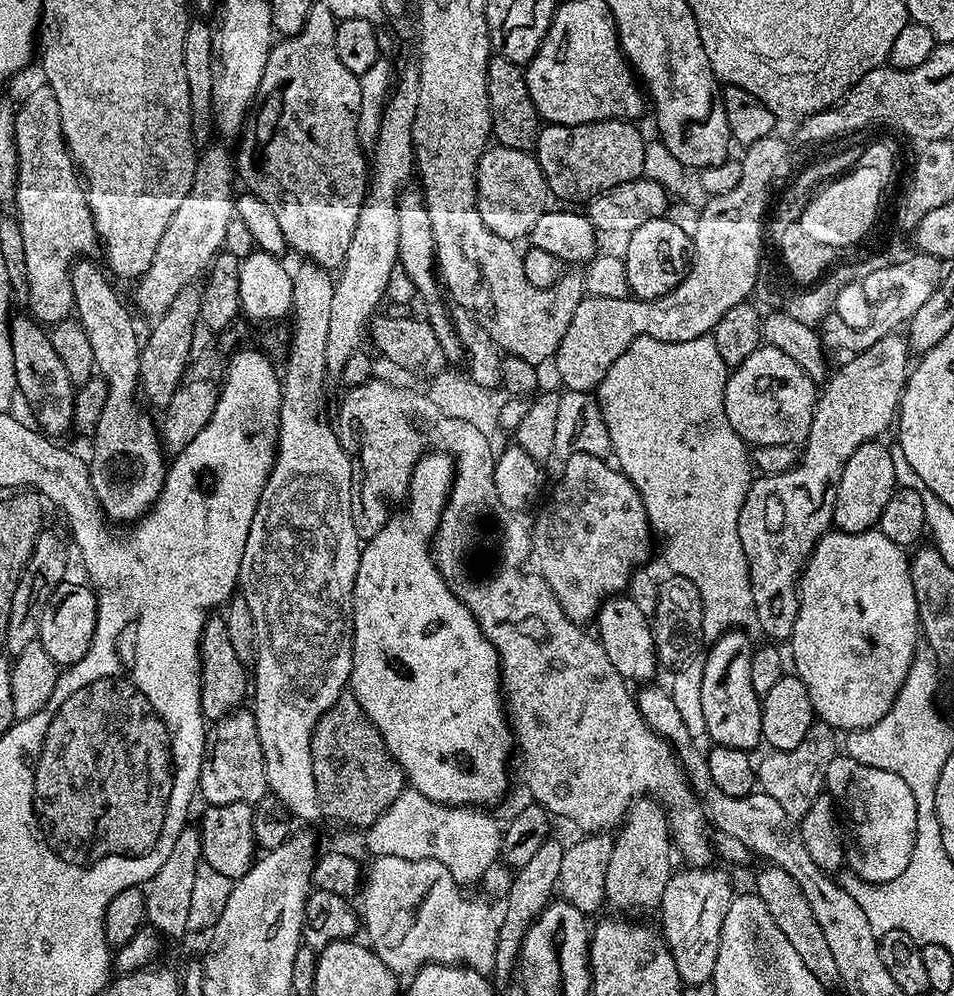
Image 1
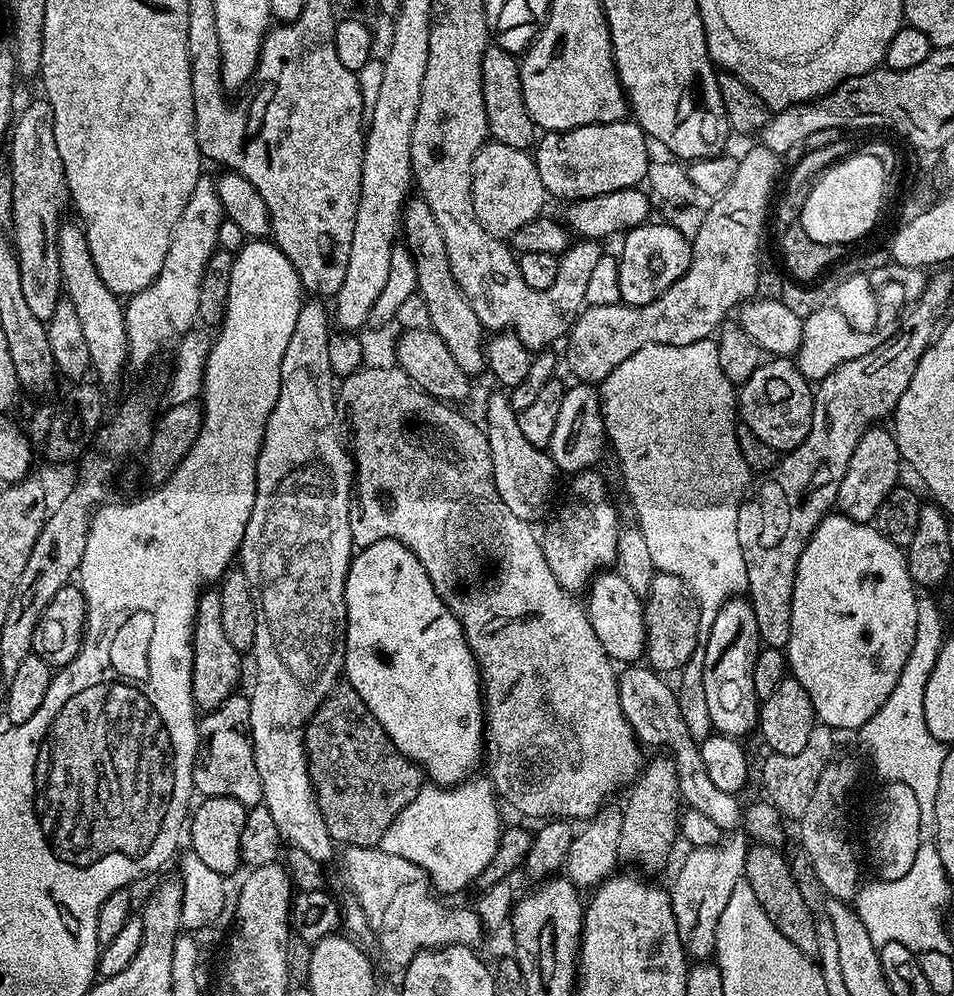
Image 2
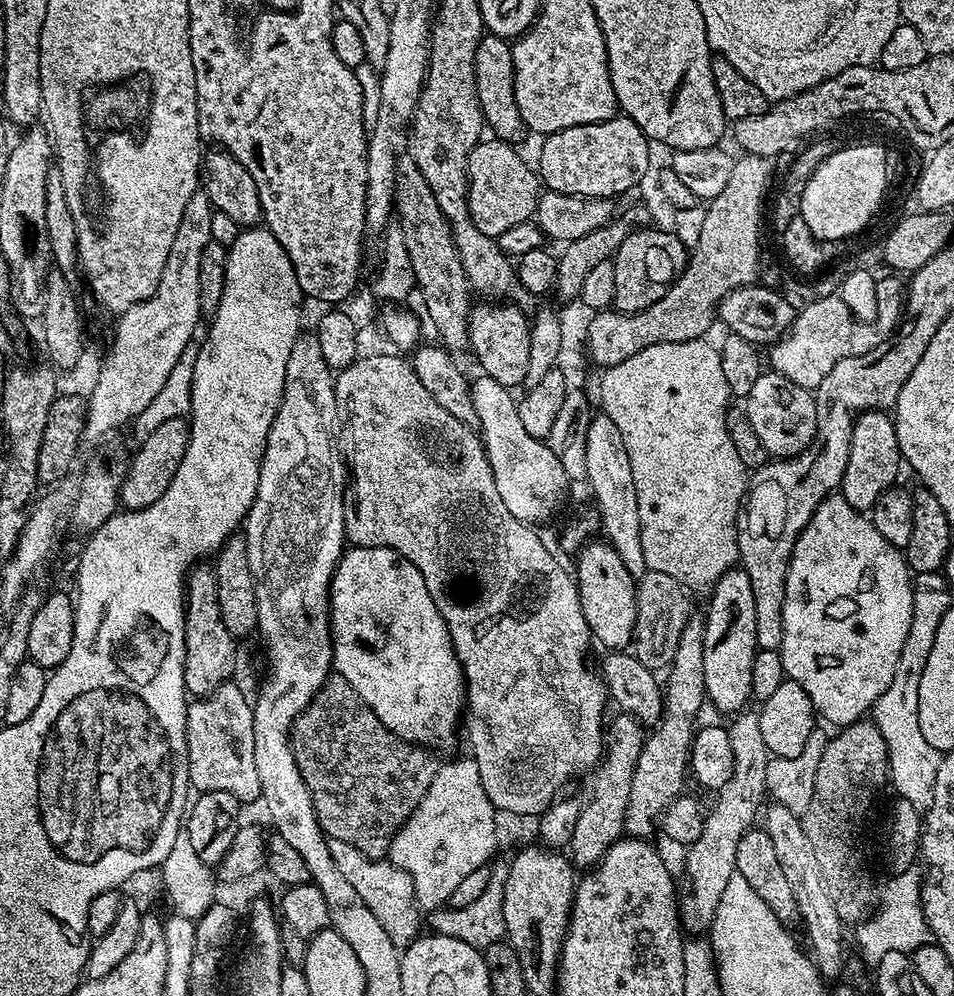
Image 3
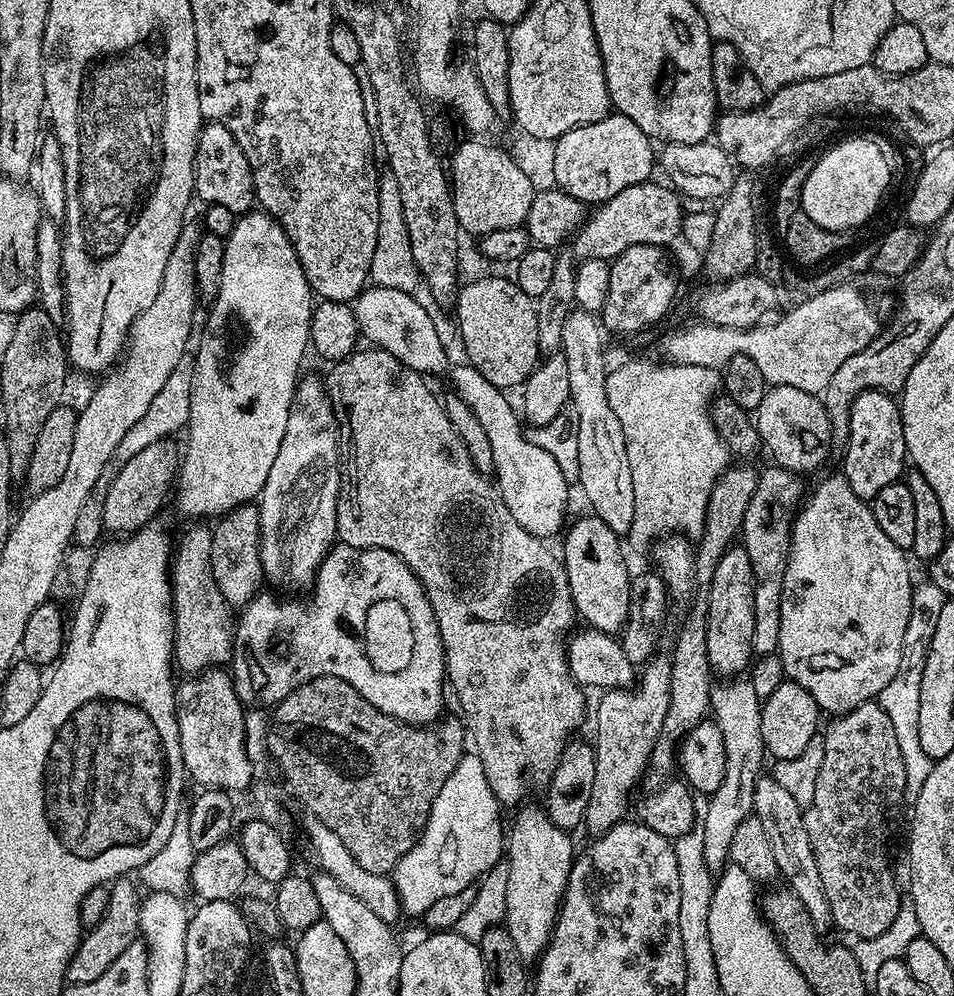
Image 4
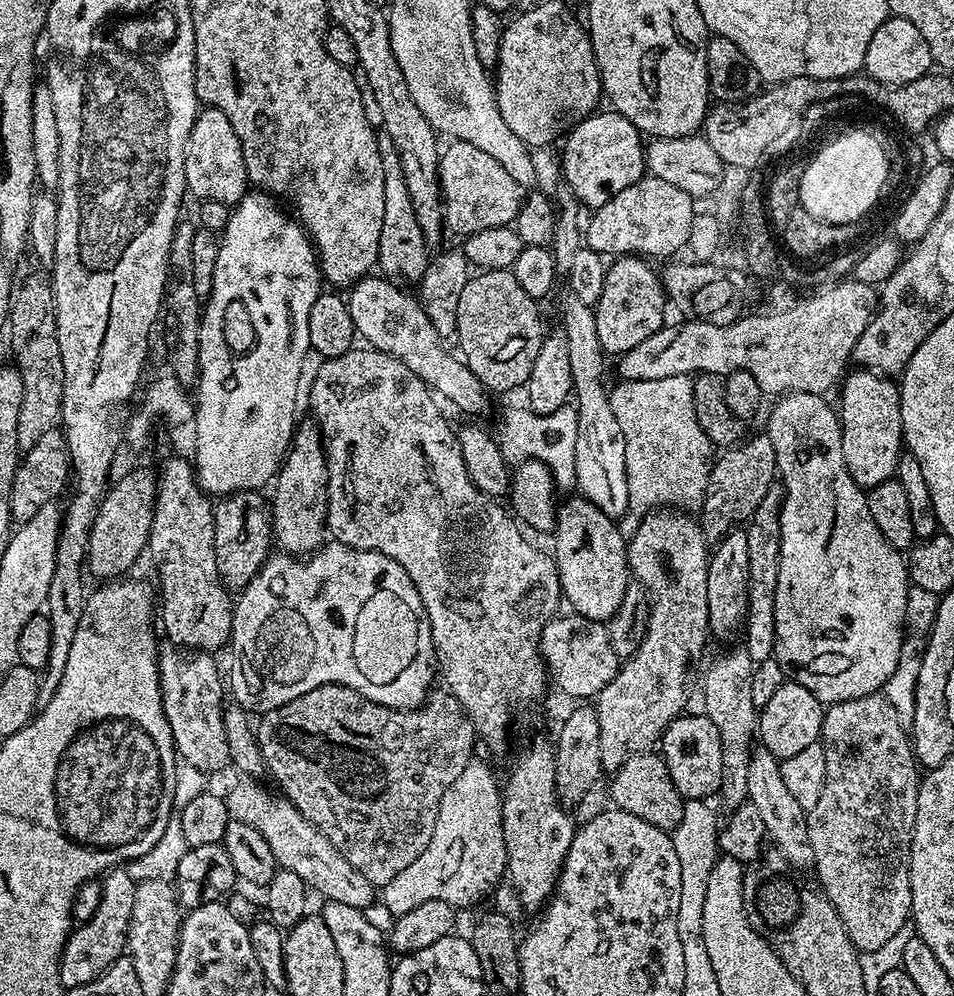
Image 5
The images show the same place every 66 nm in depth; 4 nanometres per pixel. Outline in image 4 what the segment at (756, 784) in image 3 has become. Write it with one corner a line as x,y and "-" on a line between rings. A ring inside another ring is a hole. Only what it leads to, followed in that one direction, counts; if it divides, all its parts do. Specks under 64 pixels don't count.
747,678
725,679
712,690
710,716
718,730
722,730
722,746
726,746
726,774
722,774
722,786
710,793
708,809
702,818
704,857
712,870
725,867
734,830
754,812
754,790
758,778
765,771
764,760
766,761
762,742
761,703
758,694
754,694
754,686

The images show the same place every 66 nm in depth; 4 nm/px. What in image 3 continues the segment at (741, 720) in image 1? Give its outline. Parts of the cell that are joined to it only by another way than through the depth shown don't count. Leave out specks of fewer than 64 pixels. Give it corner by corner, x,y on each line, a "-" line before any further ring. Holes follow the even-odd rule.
734,567
711,589
712,601
708,604
704,621
704,695
709,705
713,704
720,712
739,714
749,707
748,700
753,699
750,686
750,669
754,667
756,646
756,627
754,626
754,590
750,578
742,567

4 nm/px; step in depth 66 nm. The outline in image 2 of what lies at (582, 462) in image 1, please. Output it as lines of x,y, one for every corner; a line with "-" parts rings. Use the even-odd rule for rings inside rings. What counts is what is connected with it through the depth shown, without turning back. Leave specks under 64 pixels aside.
596,470
577,472
571,480
572,485
568,488
564,505
557,510
556,517
548,524
548,529
542,532
542,547
544,564
554,570
558,586
573,594
580,594
589,587
598,570
615,565
622,522
612,505
608,484

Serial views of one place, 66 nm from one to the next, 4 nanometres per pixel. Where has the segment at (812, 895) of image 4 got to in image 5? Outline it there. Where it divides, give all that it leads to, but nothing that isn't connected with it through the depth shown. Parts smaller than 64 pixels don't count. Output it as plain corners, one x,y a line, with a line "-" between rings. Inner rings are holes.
763,746
752,749
747,803
756,806
758,813
762,814
767,839
771,842
773,840
780,847
781,854
785,856
781,857
797,870
811,869
814,865
814,850
810,846
808,837
807,815
802,810
802,806
798,806
798,802
790,794
790,789
785,785
780,769
780,759
770,754
770,750
766,750

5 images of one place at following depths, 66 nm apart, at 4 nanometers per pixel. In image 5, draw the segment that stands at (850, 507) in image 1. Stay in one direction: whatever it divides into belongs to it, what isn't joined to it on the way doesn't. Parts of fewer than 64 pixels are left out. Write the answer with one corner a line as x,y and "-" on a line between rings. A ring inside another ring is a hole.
871,370
855,371
849,371
843,377
842,387
839,389
838,415
842,430
842,454
846,458
850,478
854,478
857,486
867,490
896,475
896,467
905,447
902,406
895,379

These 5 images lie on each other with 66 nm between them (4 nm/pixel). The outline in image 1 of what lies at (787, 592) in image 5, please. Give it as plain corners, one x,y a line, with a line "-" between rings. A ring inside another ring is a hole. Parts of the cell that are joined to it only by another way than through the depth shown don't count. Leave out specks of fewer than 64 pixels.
769,343
754,350
746,362
729,371
724,391
730,426
734,426
736,433
749,446
799,445
807,440
817,399
817,381
810,379
806,370
798,366
790,354
782,354
782,350
-
829,530
816,544
800,575
800,609
794,622
790,664
810,694
812,711
837,730
874,726
892,708
906,674
916,659
920,607
908,569
910,556
878,530
842,532

